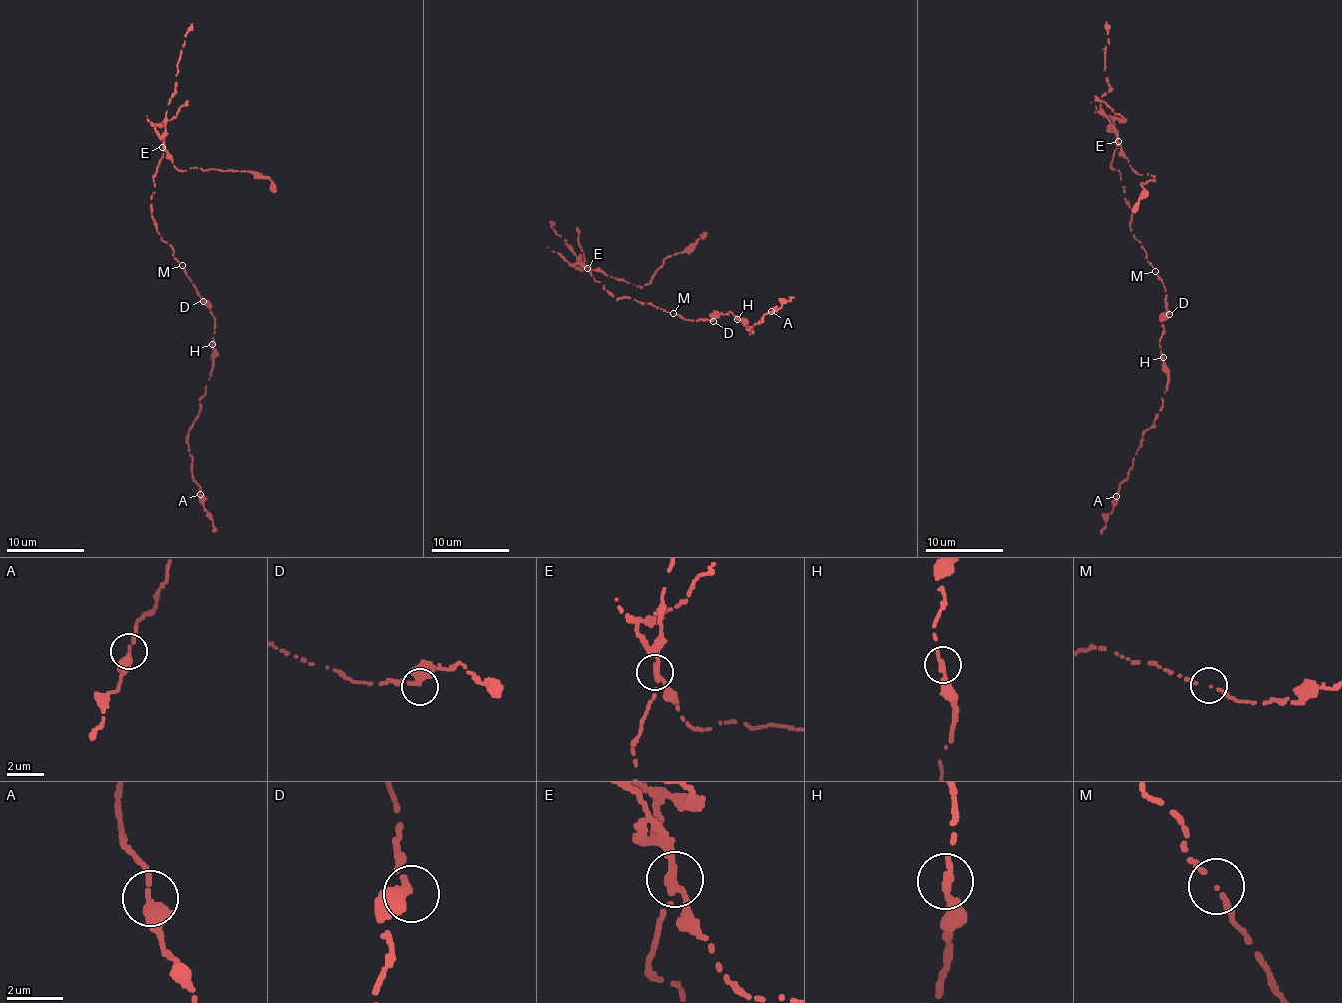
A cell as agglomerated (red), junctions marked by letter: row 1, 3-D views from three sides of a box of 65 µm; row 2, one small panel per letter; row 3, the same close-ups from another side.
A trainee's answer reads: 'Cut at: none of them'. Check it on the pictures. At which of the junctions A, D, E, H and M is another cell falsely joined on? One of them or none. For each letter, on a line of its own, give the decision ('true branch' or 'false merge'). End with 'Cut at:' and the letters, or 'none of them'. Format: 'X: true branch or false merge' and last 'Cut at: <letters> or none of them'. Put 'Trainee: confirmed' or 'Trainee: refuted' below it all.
A: true branch
D: true branch
E: false merge
H: true branch
M: true branch
Cut at: E
Trainee: refuted

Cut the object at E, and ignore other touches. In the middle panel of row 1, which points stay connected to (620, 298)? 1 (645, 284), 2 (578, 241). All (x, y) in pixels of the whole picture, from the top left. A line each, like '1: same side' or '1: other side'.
1: other side
2: other side

